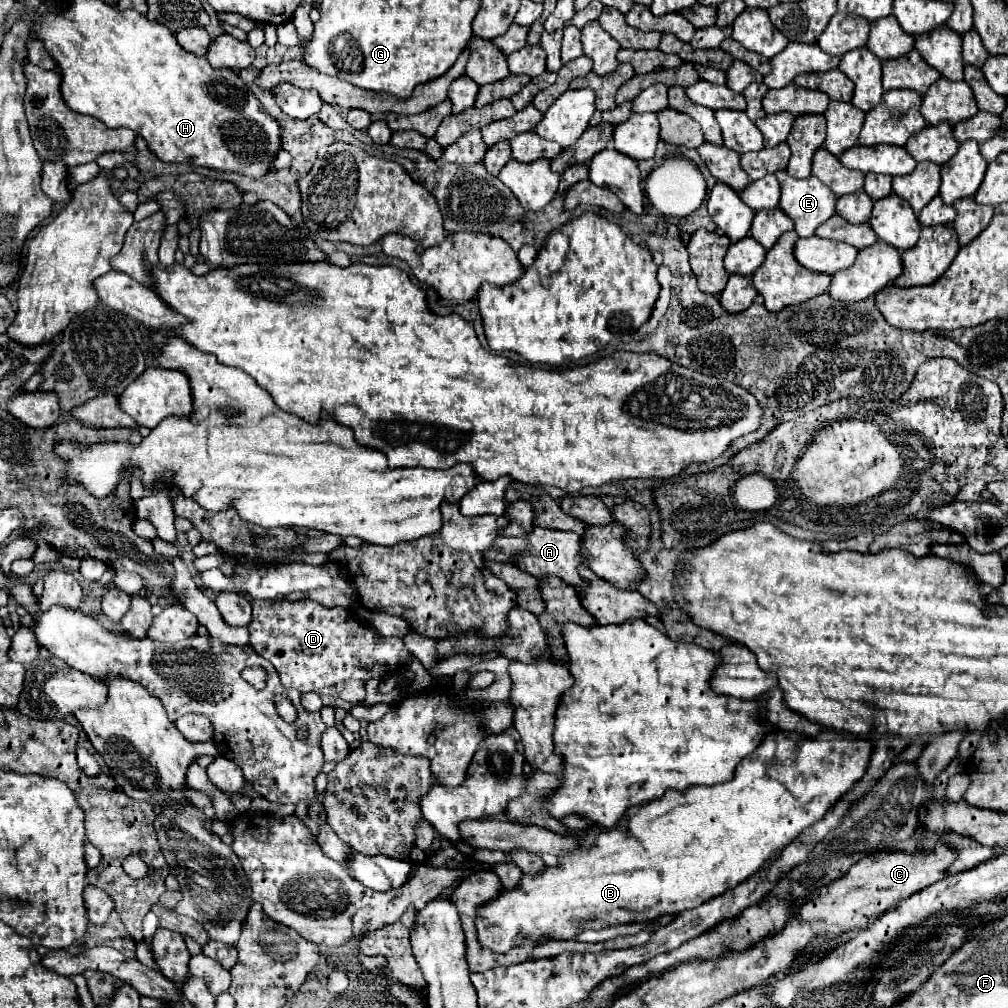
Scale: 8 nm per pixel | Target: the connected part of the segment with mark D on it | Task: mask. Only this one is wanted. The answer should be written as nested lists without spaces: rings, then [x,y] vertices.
[[[285,598],[275,602],[255,600],[251,606],[253,606],[253,620],[247,626],[249,644],[259,656],[267,658],[275,666],[283,688],[297,688],[299,692],[319,692],[327,686],[333,686],[349,678],[367,682],[373,676],[387,676],[389,672],[393,672],[393,668],[401,670],[409,666],[411,652],[405,648],[401,638],[381,636],[381,640],[377,640],[377,634],[367,624],[363,624],[363,620],[359,620],[345,608],[325,608],[313,600],[289,602]]]

